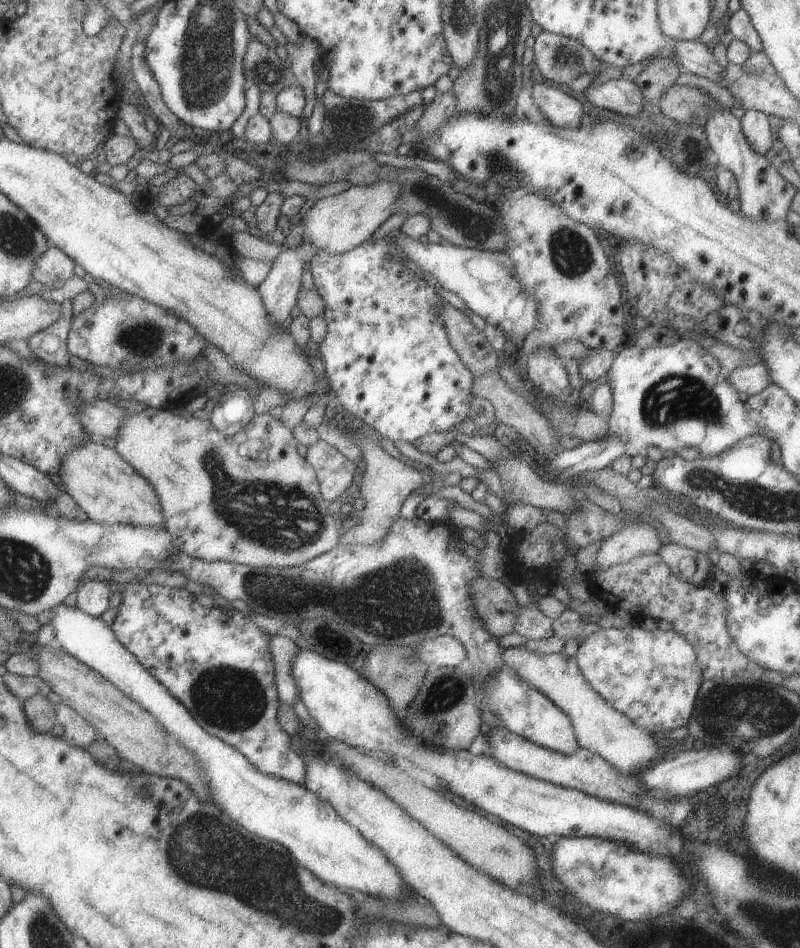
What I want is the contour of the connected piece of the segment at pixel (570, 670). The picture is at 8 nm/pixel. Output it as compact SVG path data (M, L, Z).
M509 648L507 664L511 664L511 668L515 668L515 672L519 672L523 680L527 680L539 692L543 692L555 704L555 708L559 708L569 718L579 748L593 752L617 772L637 772L645 764L649 764L657 754L661 754L657 748L657 740L651 738L651 734L635 728L635 724L625 720L625 716L615 712L609 704L601 700L597 692L593 692L593 688L587 686L577 668L575 658L565 658L561 654L535 656L523 648Z

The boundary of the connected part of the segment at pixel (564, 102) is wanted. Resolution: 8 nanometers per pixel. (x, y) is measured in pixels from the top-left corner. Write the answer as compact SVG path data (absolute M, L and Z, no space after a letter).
M533 82L531 86L531 98L537 110L551 120L551 124L557 126L577 126L581 124L579 118L583 114L583 108L577 100L563 94L559 88L553 88L545 82Z

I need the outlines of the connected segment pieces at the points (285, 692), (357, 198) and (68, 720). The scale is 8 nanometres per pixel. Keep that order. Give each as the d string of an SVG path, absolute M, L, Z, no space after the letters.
M281 632L277 636L271 636L267 642L267 650L269 650L269 658L273 664L273 676L275 676L275 688L277 688L277 696L279 702L287 702L293 706L293 702L299 698L295 684L291 680L291 660L295 658L299 646L295 646L293 640L285 638Z
M377 182L371 186L353 186L341 194L317 200L305 214L299 214L299 220L303 224L301 230L303 244L311 244L315 252L325 252L331 256L345 254L355 246L363 244L393 214L391 204L395 198L397 198L395 184Z
M53 704L53 718L55 718L55 724L59 724L63 728L65 742L69 746L85 748L87 744L97 740L95 730L79 714L75 714L71 708L67 708L63 704Z

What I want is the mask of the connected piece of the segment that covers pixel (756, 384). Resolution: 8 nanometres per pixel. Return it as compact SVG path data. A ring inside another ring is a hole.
M763 364L737 366L727 374L725 380L727 380L729 388L733 388L737 394L747 394L747 396L755 396L771 384L769 370Z

